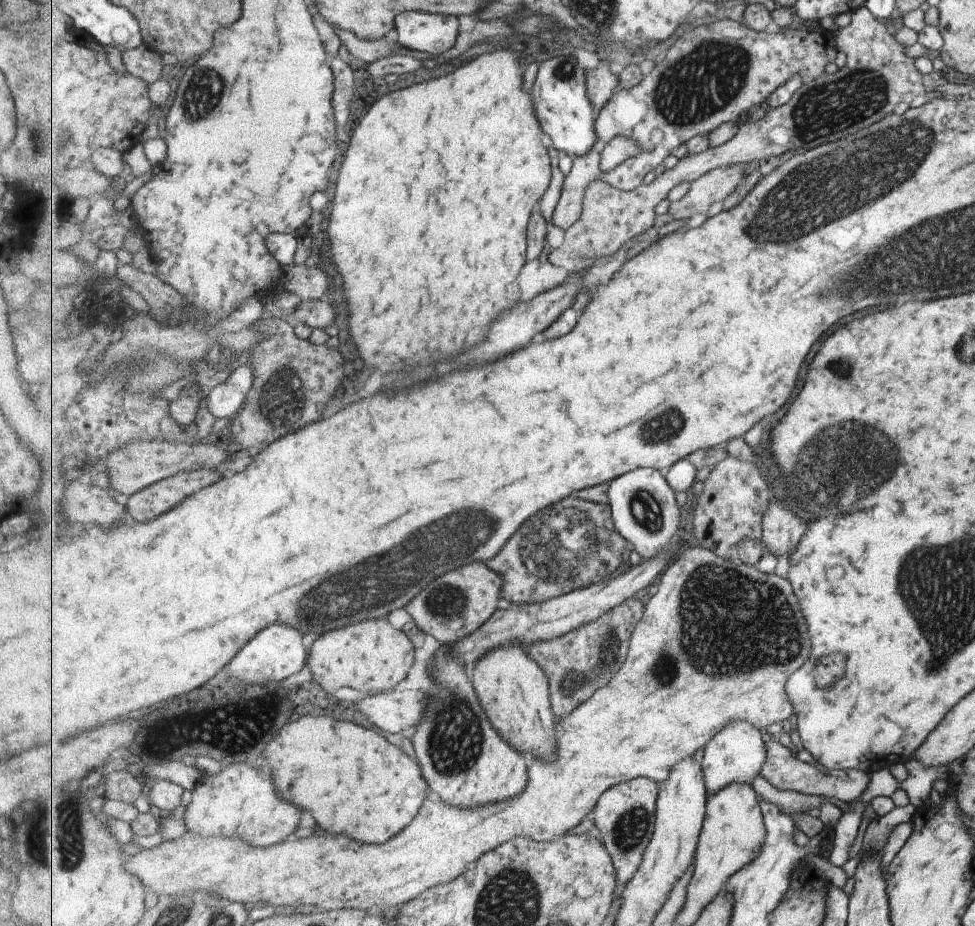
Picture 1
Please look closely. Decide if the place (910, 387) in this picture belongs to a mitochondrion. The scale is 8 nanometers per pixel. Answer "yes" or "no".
no

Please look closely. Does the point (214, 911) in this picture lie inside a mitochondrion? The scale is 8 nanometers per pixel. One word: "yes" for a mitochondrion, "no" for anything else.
yes

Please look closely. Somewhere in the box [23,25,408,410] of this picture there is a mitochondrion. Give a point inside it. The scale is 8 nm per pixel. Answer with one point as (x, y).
(203, 97)

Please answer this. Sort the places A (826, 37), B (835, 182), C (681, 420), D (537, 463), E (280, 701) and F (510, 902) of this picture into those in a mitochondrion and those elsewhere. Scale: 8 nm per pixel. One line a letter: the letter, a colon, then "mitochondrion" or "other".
A: other
B: mitochondrion
C: mitochondrion
D: other
E: mitochondrion
F: mitochondrion

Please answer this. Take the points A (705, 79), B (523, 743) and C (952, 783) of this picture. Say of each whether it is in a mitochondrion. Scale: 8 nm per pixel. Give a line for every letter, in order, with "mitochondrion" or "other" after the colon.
A: mitochondrion
B: other
C: other

